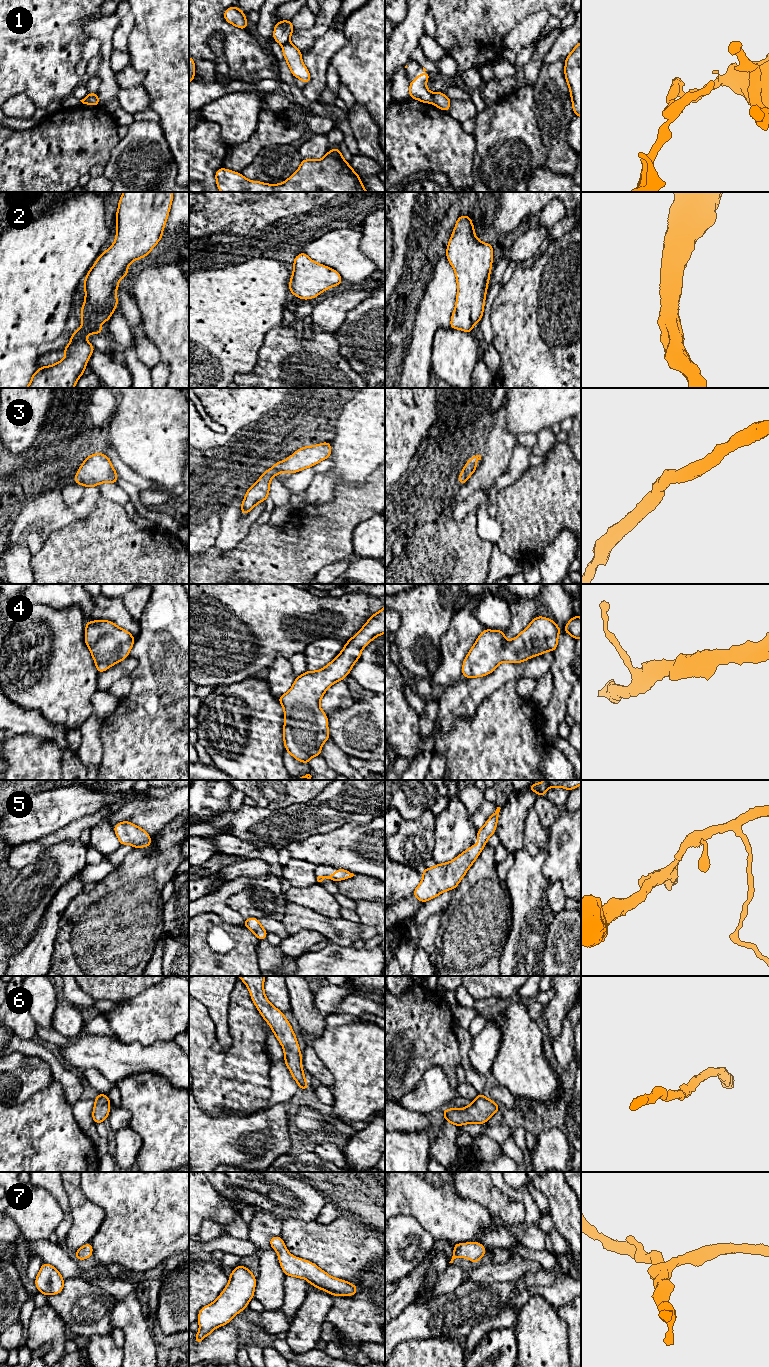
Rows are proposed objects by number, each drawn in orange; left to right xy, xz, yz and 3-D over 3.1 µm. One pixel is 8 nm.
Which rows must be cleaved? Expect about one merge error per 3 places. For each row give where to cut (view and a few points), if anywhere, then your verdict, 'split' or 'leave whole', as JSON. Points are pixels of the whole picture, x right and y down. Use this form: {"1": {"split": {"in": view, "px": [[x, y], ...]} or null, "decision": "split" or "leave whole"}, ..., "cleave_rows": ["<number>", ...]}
{"1": {"split": {"in": "yz", "px": [[432, 93], [433, 103]]}, "decision": "split"}, "2": {"split": null, "decision": "leave whole"}, "3": {"split": null, "decision": "leave whole"}, "4": {"split": null, "decision": "leave whole"}, "5": {"split": null, "decision": "leave whole"}, "6": {"split": null, "decision": "leave whole"}, "7": {"split": null, "decision": "leave whole"}, "cleave_rows": ["1"]}

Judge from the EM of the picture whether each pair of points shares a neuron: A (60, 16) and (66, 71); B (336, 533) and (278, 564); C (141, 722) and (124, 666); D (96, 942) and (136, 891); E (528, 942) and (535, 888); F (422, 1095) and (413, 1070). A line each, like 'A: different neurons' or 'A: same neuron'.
A: same neuron
B: same neuron
C: different neurons
D: same neuron
E: same neuron
F: different neurons

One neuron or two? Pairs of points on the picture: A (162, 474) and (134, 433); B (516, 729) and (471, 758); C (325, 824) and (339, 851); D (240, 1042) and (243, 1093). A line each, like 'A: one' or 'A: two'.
A: one
B: one
C: two
D: one

